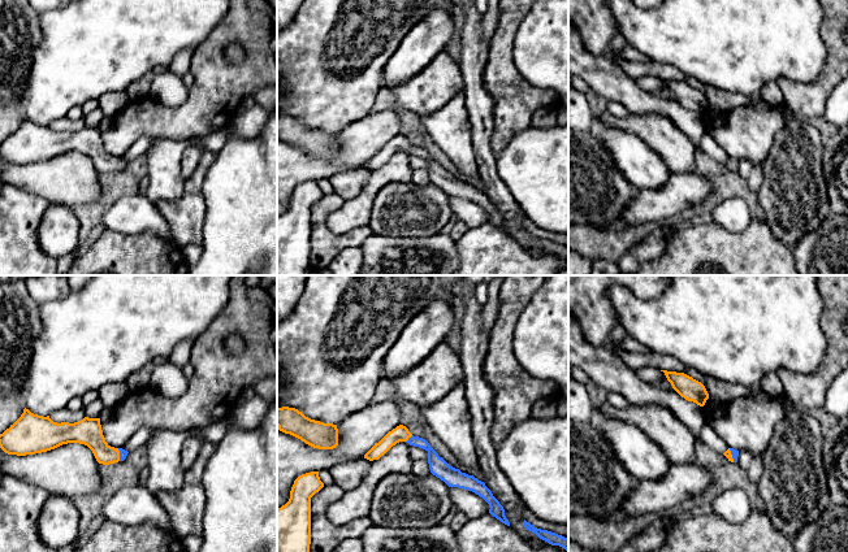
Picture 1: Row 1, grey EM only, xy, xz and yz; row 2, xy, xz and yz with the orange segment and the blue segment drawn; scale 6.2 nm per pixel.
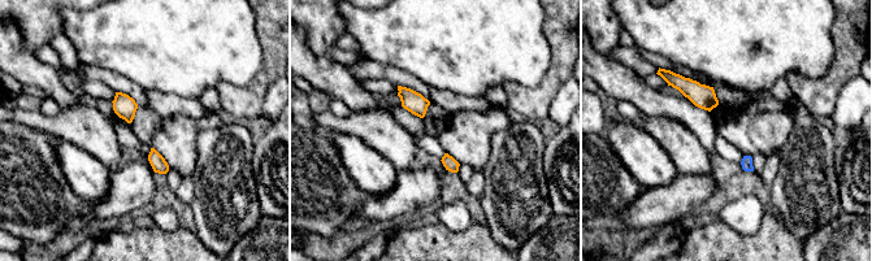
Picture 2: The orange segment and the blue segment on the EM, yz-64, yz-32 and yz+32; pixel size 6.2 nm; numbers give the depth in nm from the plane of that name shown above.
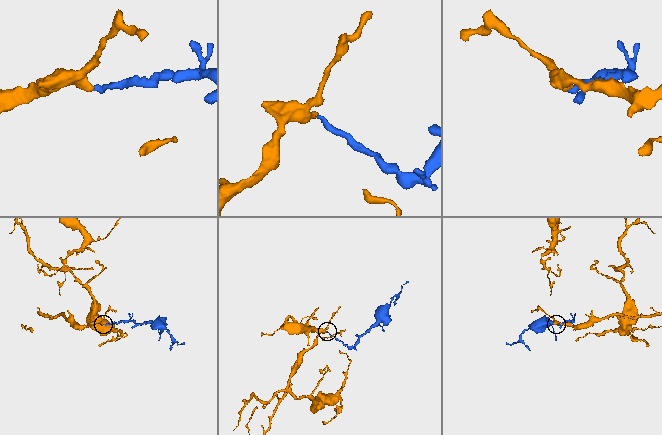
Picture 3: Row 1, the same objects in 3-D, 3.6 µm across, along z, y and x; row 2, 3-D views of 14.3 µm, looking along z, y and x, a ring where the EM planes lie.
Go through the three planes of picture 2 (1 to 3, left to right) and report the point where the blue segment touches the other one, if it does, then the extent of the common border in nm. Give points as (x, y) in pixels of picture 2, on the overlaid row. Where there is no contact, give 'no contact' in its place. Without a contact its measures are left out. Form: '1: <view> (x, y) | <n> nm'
1: no contact
2: no contact
3: no contact

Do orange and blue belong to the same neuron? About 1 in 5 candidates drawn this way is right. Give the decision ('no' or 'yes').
yes

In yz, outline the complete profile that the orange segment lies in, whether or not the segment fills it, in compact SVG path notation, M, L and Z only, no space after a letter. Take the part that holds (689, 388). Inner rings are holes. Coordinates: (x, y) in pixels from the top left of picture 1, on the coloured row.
M667 371L665 373L667 381L671 383L672 388L685 400L693 401L700 407L704 407L706 400L709 399L709 394L705 386L693 379L692 377L684 373Z

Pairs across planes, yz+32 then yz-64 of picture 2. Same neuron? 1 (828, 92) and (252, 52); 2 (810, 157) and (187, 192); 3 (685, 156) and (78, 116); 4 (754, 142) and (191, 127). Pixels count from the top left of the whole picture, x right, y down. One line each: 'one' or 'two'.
1: two
2: two
3: one
4: one

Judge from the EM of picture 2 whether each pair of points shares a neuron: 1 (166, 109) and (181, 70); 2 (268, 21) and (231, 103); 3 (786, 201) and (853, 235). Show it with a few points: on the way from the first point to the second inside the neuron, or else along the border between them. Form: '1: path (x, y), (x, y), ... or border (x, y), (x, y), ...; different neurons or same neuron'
1: border (146, 90), (157, 90), (165, 94), (198, 99); different neurons
2: path (272, 43), (272, 69), (254, 88); same neuron
3: border (842, 211), (803, 239); different neurons

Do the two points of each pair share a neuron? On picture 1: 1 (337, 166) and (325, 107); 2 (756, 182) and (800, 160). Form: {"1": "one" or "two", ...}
{"1": "two", "2": "two"}

